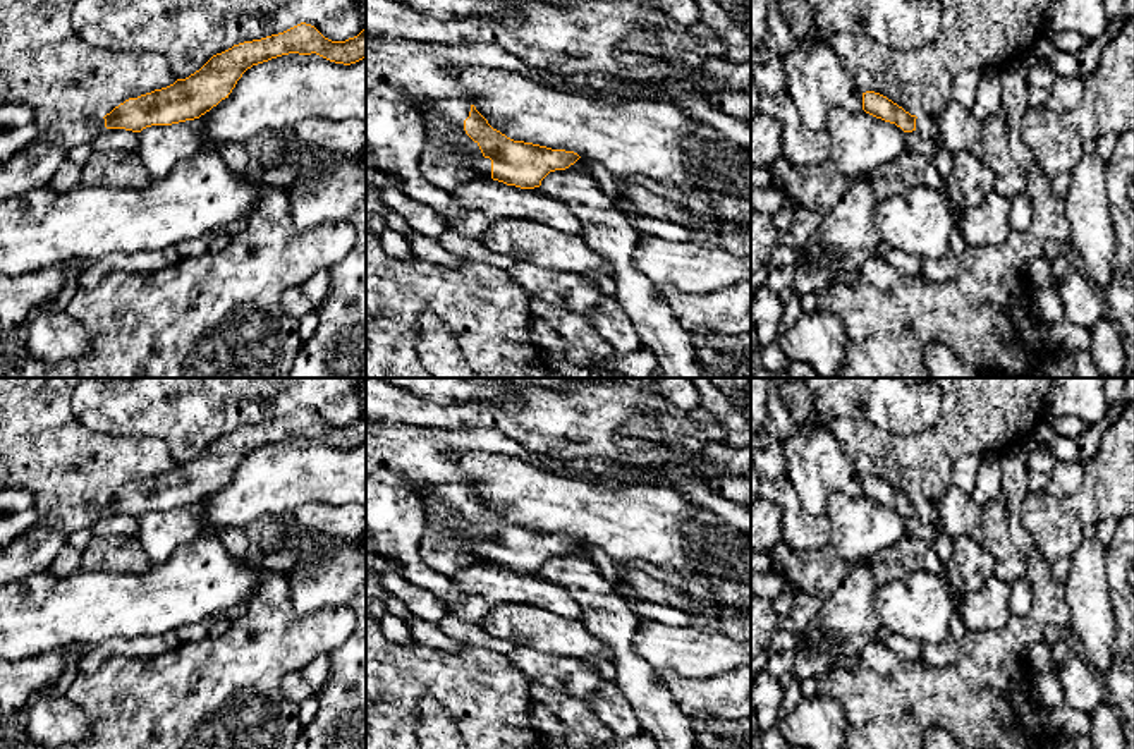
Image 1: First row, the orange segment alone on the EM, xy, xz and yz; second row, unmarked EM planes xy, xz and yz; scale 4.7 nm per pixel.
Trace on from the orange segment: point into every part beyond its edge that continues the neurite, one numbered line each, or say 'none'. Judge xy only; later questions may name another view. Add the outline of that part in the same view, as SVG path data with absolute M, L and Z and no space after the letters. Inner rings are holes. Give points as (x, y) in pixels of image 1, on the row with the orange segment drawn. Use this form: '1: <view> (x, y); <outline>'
1: xy (33, 167); M103 117L40 129L29 146L0 165L0 201L48 186L74 146L91 143L105 131Z

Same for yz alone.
1: yz (926, 127); M918 115L916 119L916 132L919 132L923 137L930 137L933 141L938 141L938 131L935 120Z

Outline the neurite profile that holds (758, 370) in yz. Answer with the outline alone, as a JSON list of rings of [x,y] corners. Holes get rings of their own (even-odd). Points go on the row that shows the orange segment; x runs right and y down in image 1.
[[[751,323],[751,378],[773,378],[773,374],[763,366],[761,345],[758,344],[753,323]]]

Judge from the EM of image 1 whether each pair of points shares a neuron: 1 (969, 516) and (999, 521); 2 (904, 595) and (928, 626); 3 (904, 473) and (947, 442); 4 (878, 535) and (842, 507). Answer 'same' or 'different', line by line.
1: different
2: same
3: same
4: same

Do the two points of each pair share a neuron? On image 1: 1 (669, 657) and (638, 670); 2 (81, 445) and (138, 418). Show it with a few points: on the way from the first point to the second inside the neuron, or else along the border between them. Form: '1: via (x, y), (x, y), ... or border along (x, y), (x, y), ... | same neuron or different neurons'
1: border along (640, 624), (634, 634), (634, 650), (655, 669) | different neurons
2: border along (71, 411), (85, 426), (95, 432), (145, 437) | different neurons

